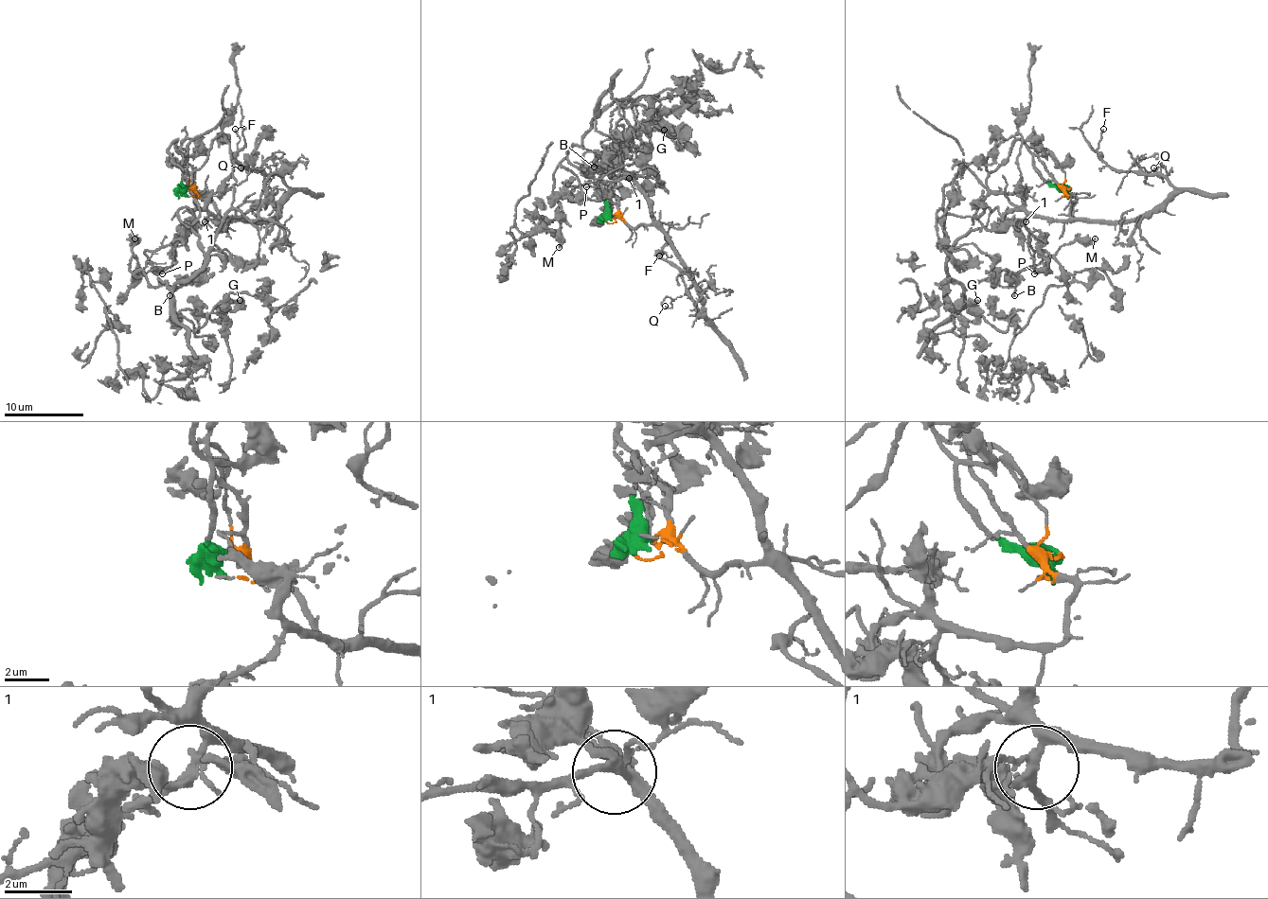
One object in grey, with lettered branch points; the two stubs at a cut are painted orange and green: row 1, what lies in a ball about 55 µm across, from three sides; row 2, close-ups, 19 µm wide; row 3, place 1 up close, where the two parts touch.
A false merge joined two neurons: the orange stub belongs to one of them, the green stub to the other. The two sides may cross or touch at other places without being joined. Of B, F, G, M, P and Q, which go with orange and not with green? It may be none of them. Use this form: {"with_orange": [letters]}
{"with_orange": ["F", "P", "Q"]}

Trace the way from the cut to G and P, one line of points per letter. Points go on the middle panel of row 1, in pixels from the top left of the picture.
G: (606, 221), (592, 162), (617, 140), (628, 98), (599, 114), (596, 104), (612, 84), (644, 129), (664, 131)
P: (606, 221), (622, 218), (634, 228), (646, 226), (651, 221), (651, 200), (630, 178), (586, 185)

